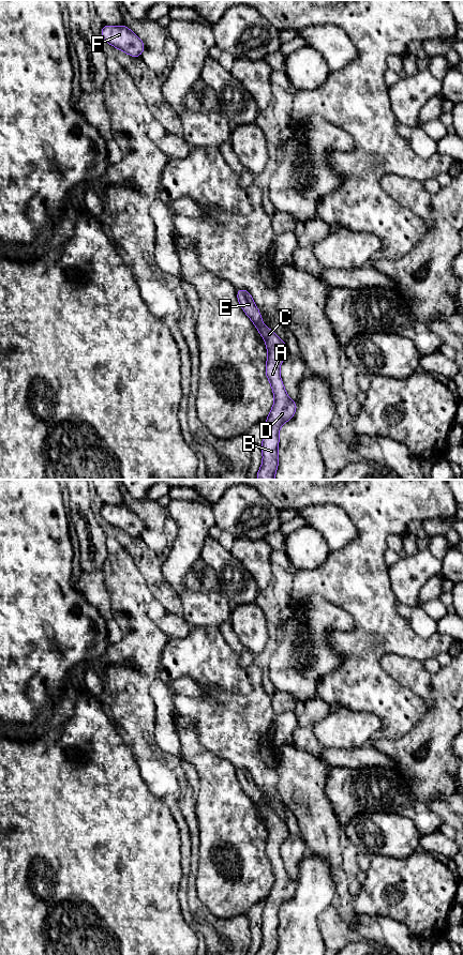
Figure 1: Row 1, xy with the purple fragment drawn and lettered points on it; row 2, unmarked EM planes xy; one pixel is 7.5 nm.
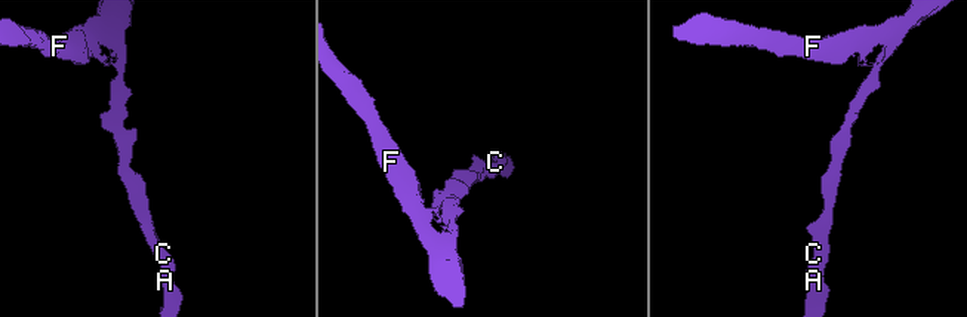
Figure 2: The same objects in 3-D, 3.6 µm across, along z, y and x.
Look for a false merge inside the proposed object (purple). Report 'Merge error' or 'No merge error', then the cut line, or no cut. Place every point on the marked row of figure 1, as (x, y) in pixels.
No merge error. No split

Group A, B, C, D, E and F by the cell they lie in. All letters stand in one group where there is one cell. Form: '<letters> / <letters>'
A B C D E F

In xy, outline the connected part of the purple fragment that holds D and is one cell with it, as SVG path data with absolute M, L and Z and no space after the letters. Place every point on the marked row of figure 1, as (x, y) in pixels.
M238 288L237 299L243 312L256 327L259 335L266 340L265 346L268 358L265 373L273 391L274 404L268 418L265 420L266 426L263 431L262 443L263 463L256 479L275 480L274 475L279 467L279 431L285 422L294 418L298 406L296 401L293 401L288 397L280 376L280 366L289 352L285 342L262 321L262 314L250 292L245 289Z

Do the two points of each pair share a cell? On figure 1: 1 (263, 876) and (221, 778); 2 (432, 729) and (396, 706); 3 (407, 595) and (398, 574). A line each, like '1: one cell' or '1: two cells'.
1: one cell
2: two cells
3: one cell

